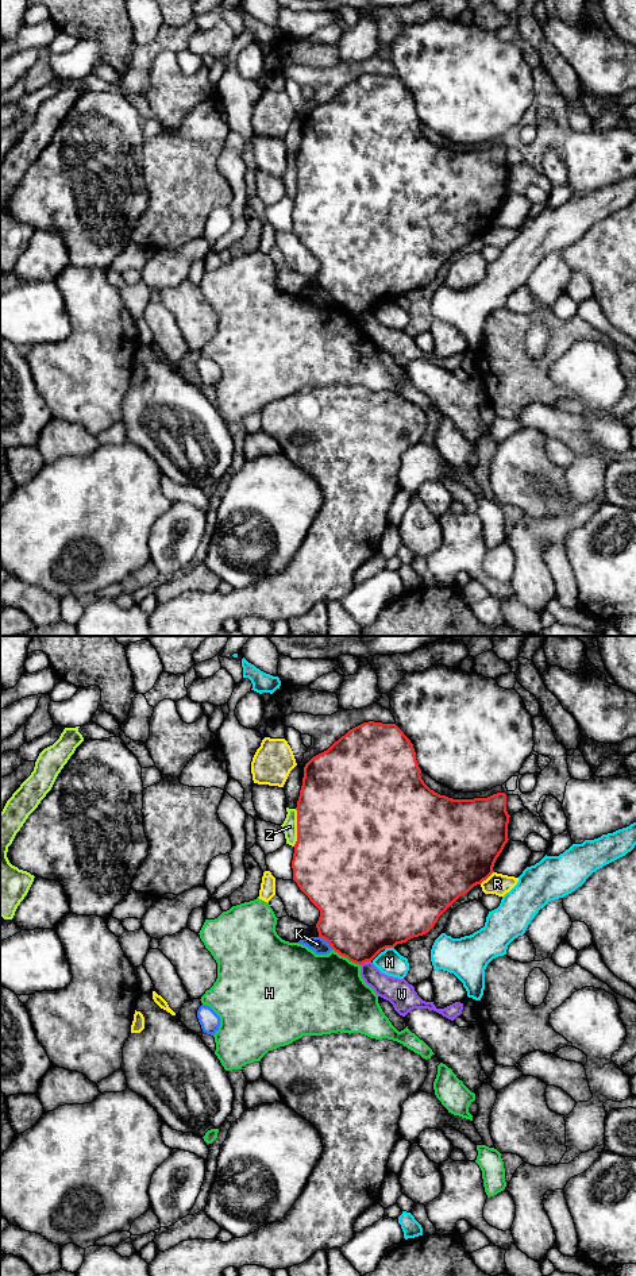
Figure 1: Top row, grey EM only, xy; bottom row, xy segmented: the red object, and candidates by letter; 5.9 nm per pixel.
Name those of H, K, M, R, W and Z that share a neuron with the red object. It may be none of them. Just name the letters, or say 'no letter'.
no letter

